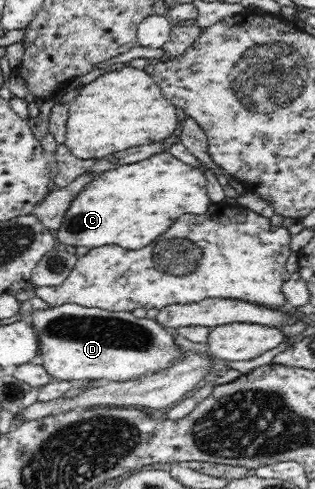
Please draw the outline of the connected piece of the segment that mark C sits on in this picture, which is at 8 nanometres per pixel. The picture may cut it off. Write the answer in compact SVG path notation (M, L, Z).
M169 153L105 171L71 202L61 227L54 231L63 245L96 248L118 245L126 250L141 249L165 233L181 215L201 215L209 209L207 176L201 168L181 163Z

